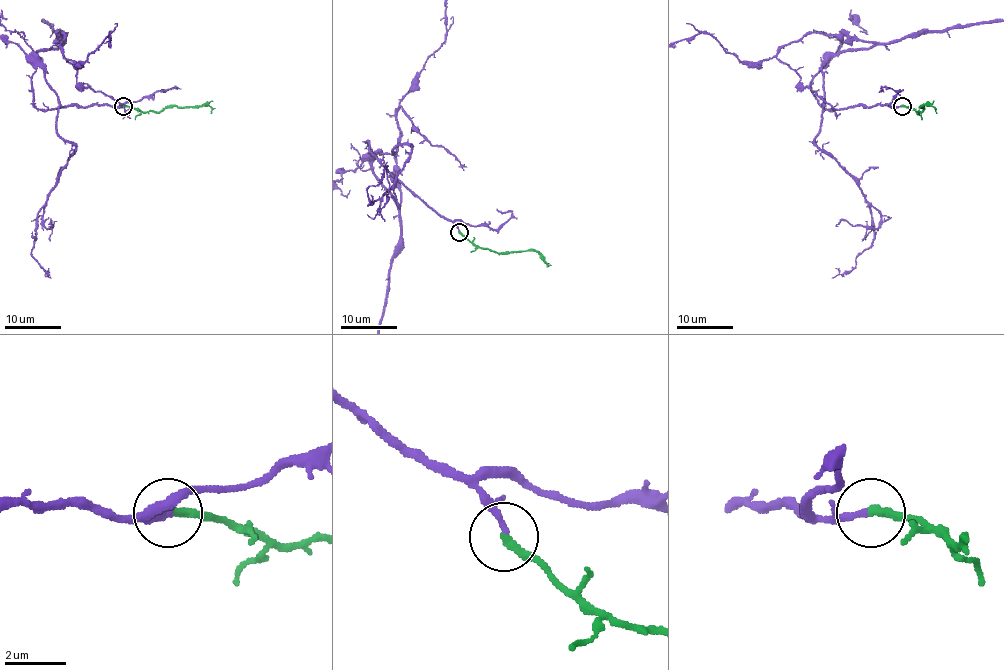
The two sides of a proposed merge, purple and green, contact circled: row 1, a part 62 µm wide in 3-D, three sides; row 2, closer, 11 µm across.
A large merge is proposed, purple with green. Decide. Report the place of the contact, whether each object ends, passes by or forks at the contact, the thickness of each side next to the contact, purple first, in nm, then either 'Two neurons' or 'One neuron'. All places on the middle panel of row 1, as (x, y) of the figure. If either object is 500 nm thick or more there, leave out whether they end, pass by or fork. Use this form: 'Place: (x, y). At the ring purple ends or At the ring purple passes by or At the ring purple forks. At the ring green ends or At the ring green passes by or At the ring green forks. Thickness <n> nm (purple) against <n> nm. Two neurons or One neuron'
Place: (459, 232). At the ring purple passes by. At the ring green ends. Thickness 140 nm (purple) against 280 nm. One neuron

